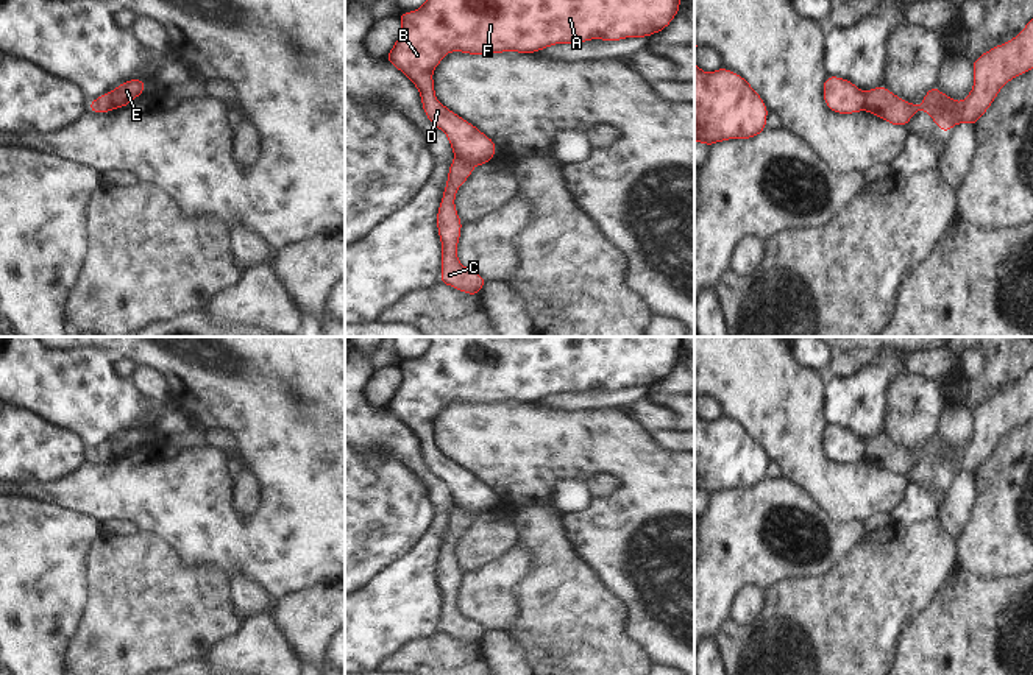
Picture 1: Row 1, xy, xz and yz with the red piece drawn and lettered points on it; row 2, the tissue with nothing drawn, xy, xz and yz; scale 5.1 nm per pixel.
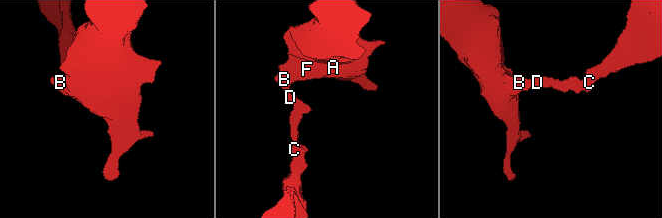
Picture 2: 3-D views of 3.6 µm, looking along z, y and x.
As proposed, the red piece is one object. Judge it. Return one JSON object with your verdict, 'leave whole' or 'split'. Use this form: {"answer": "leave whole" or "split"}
{"answer": "split"}

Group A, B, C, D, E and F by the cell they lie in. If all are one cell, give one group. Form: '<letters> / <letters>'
A B D E F / C

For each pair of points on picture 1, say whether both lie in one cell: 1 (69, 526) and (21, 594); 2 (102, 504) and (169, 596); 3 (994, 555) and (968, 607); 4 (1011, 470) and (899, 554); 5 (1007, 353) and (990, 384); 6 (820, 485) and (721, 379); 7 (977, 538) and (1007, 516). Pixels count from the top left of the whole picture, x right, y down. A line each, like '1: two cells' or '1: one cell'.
1: one cell
2: two cells
3: two cells
4: two cells
5: one cell
6: one cell
7: one cell

